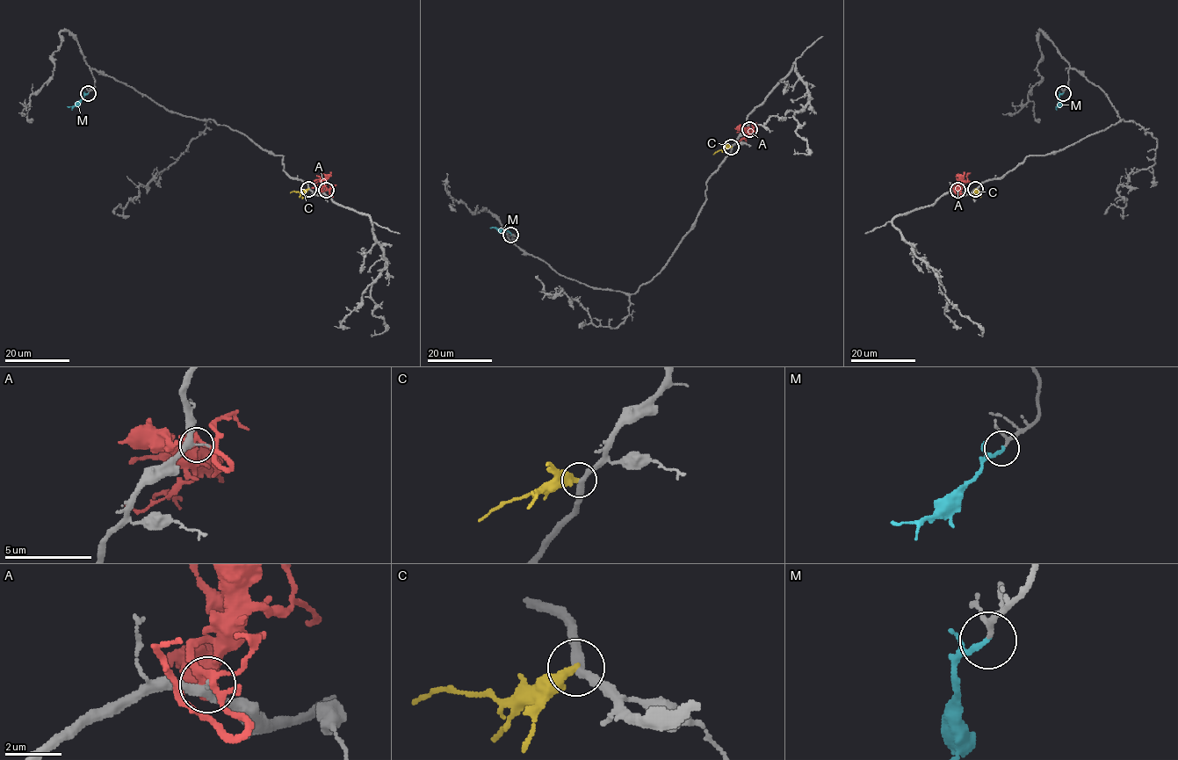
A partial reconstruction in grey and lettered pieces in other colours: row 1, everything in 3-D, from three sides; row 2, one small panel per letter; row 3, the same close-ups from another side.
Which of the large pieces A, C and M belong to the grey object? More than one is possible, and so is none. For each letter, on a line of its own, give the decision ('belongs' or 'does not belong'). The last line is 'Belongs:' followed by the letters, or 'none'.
A: does not belong
C: does not belong
M: belongs
Belongs: M

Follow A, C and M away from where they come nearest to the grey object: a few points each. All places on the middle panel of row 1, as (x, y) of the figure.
A: (749, 129), (748, 134), (743, 137), (746, 141)
C: (732, 147), (712, 154)
M: (511, 234), (490, 228)

